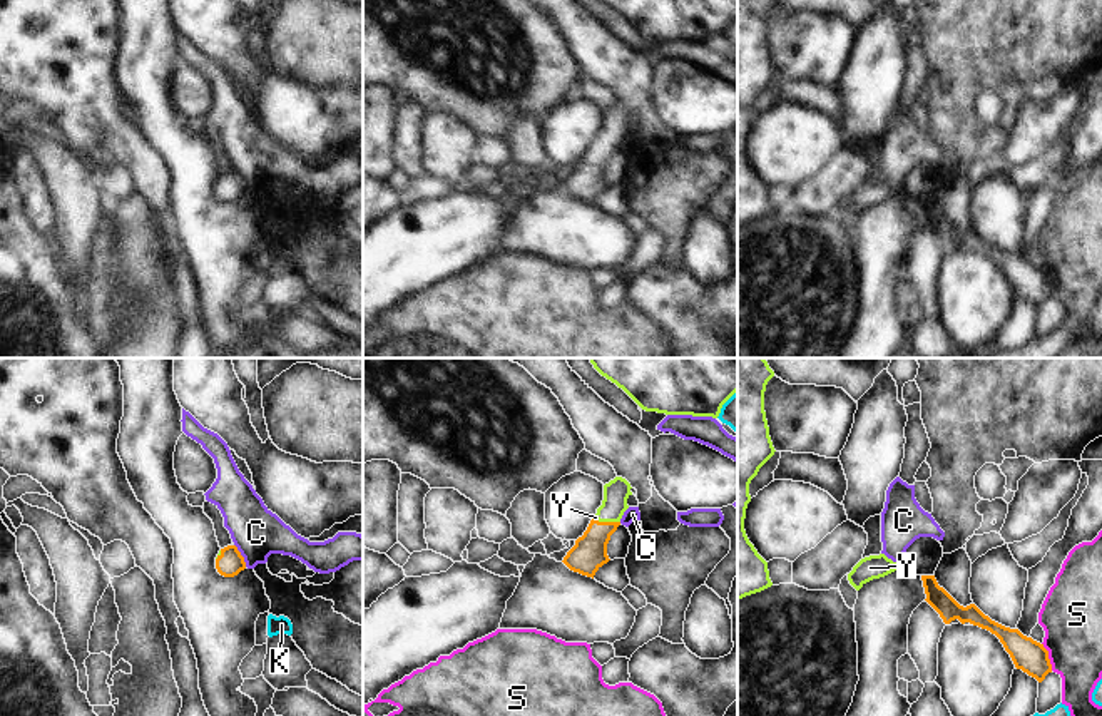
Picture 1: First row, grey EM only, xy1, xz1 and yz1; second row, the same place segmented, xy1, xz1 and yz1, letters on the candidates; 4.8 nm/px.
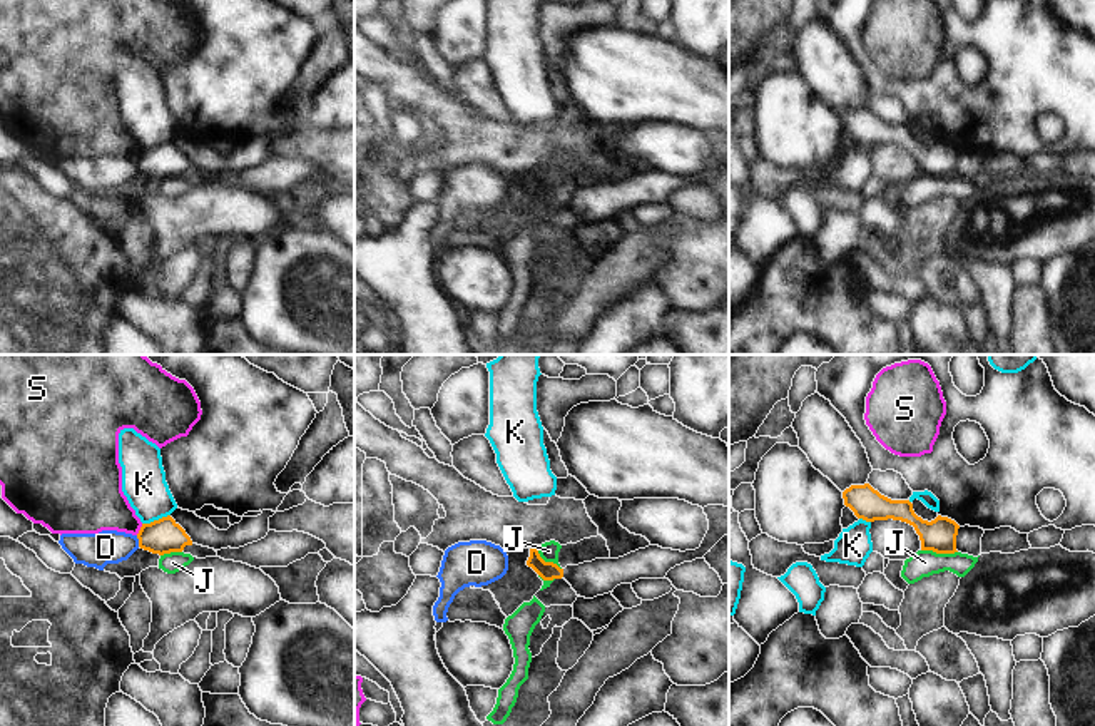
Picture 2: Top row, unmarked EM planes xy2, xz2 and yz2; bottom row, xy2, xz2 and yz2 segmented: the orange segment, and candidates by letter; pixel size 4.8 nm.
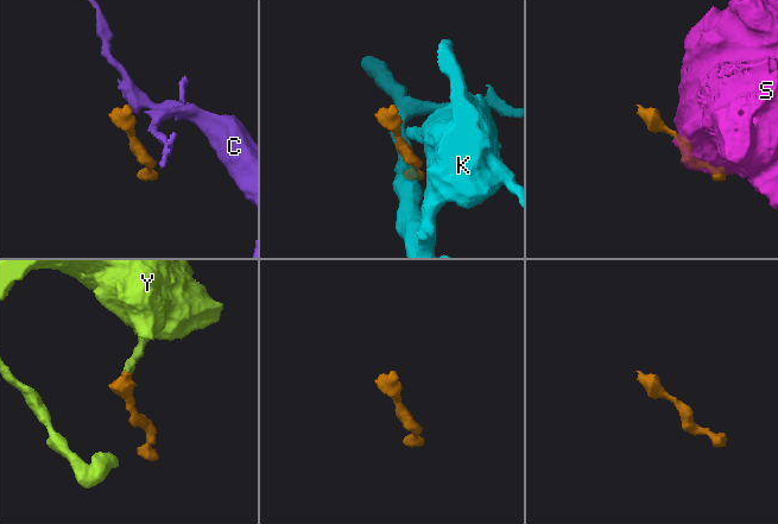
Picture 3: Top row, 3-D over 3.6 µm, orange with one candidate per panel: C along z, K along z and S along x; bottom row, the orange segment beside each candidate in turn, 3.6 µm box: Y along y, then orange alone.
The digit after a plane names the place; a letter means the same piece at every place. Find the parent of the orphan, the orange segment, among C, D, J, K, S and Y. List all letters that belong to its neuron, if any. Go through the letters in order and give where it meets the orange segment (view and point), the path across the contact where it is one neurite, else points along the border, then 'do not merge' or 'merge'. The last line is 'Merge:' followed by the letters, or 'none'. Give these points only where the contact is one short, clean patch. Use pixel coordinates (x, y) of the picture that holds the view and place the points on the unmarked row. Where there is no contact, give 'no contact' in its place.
C: contact xy1 (241, 181); border xy1 (234, 169), (246, 191); do not merge
D: contact xy2 (139, 166); border xy2 (136, 161), (139, 171); do not merge
J: contact yz2 (940, 178); border yz2 (921, 174), (957, 178); do not merge
K: contact xy2 (156, 146); do not merge
S: contact yz1 (1047, 281); do not merge
Y: contact xz1 (607, 148); way xz1 (589, 178), (597, 158), (607, 148), (616, 117); merge
Merge: Y

